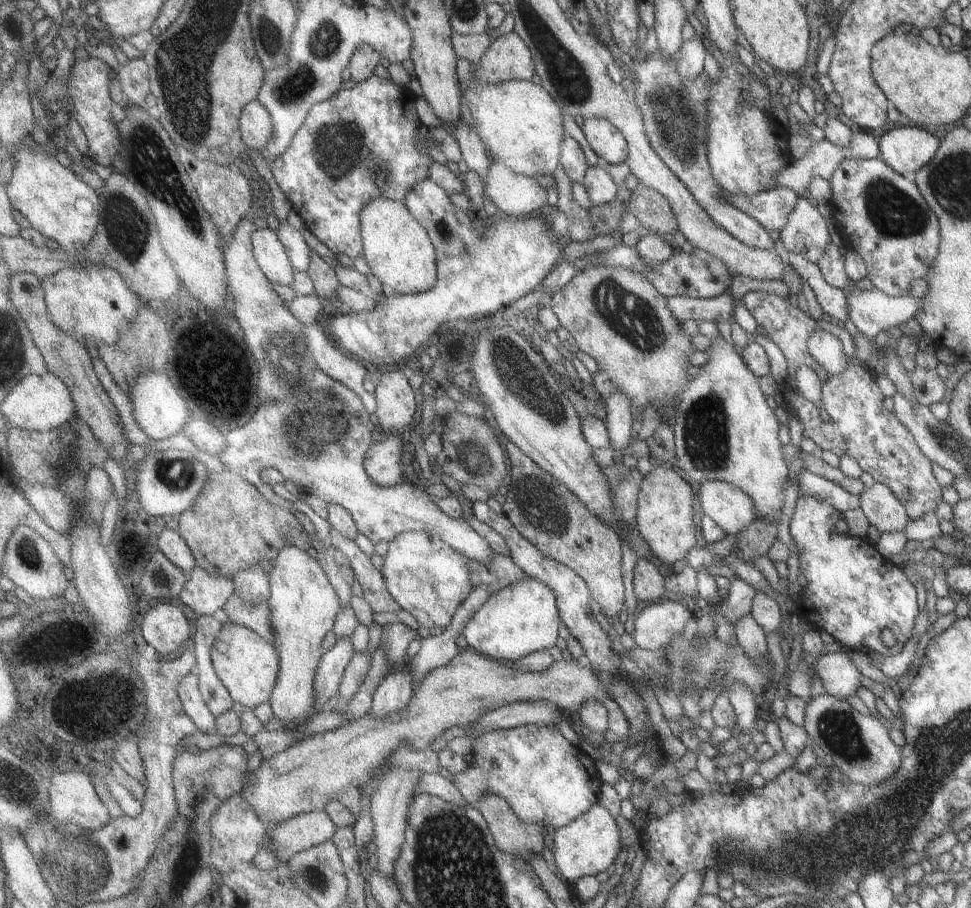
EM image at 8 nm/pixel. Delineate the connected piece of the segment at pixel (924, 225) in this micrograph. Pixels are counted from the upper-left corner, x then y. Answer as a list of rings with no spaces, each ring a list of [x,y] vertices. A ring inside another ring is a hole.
[[[877,157],[863,160],[841,160],[830,177],[831,198],[828,215],[845,239],[845,246],[863,260],[866,277],[873,287],[887,296],[907,295],[911,282],[924,279],[939,248],[938,219],[923,200],[913,182],[888,168]]]

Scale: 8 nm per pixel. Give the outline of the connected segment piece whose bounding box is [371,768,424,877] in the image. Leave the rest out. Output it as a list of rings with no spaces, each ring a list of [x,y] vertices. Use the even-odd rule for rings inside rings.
[[[395,768],[381,780],[381,786],[371,796],[371,818],[373,818],[374,825],[373,842],[379,854],[377,867],[385,876],[393,877],[395,873],[395,862],[397,862],[397,858],[401,854],[401,846],[405,842],[405,830],[409,826],[409,810],[417,796],[415,794],[417,784],[419,784],[423,774],[421,770]]]

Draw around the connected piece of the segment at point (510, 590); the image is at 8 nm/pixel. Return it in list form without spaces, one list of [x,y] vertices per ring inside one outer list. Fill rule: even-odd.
[[[526,575],[491,594],[491,598],[477,610],[465,626],[465,630],[461,632],[461,641],[466,647],[483,655],[509,663],[527,654],[541,651],[547,646],[553,646],[558,637],[557,630],[560,624],[556,596],[551,588]]]

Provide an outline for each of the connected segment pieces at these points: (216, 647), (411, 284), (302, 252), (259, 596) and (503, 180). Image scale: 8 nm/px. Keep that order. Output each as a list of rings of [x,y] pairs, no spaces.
[[[224,624],[213,644],[211,660],[215,674],[225,684],[234,702],[254,709],[272,698],[280,677],[280,655],[273,644],[269,644],[257,632],[237,624]]]
[[[375,196],[360,213],[363,258],[383,288],[413,295],[431,290],[438,280],[438,253],[428,231],[403,201]]]
[[[279,222],[278,235],[288,252],[288,258],[296,271],[307,271],[311,263],[312,249],[307,244],[302,230],[293,228],[287,222]]]
[[[253,564],[233,576],[236,590],[239,590],[245,604],[253,605],[270,596],[269,575],[263,566]]]
[[[493,163],[485,176],[484,192],[493,200],[498,215],[529,214],[545,204],[545,189],[534,178],[505,170],[501,164]]]

